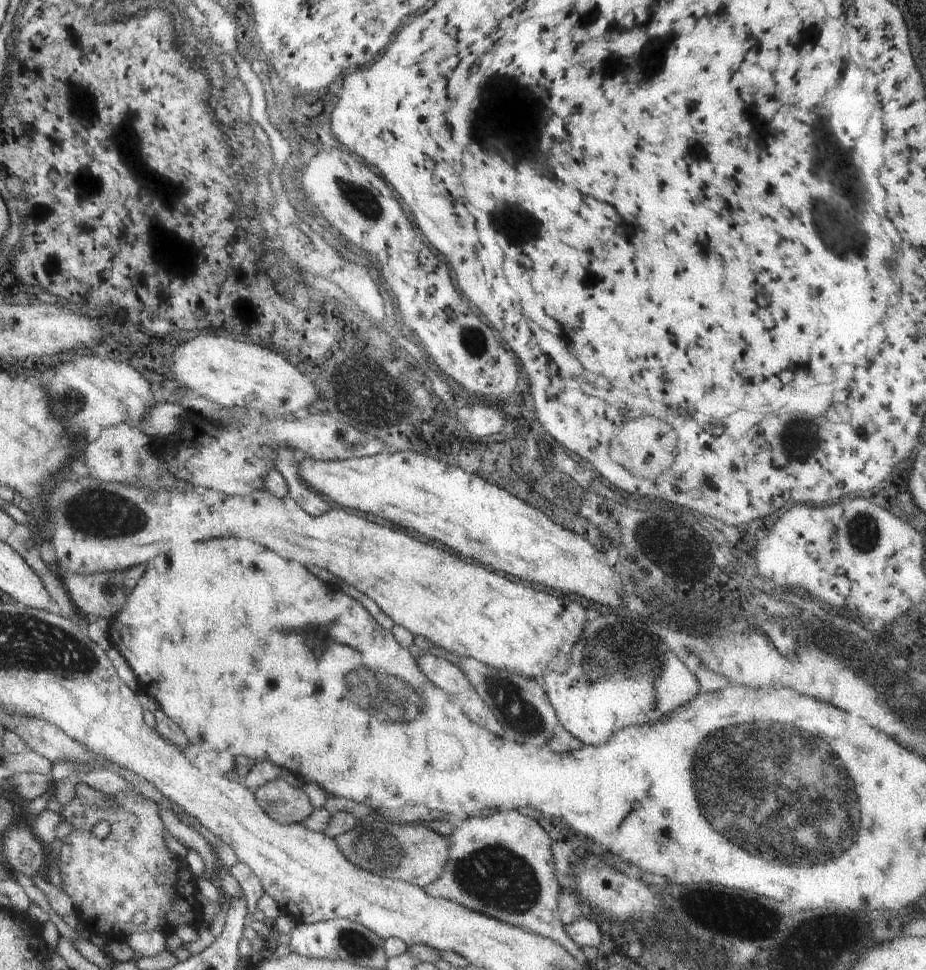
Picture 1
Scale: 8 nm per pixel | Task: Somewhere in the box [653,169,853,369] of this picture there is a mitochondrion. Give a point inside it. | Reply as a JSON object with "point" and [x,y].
{"point":[832,241]}

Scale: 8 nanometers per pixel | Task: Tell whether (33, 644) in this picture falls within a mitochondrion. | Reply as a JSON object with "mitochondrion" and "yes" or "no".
{"mitochondrion":"yes"}

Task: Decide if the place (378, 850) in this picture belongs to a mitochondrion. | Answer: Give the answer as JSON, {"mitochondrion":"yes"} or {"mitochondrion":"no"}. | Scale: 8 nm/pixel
{"mitochondrion":"yes"}

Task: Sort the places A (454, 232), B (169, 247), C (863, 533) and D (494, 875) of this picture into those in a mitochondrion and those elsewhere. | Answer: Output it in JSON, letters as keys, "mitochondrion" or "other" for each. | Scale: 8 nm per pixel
{"A":"other","B":"other","C":"mitochondrion","D":"mitochondrion"}

